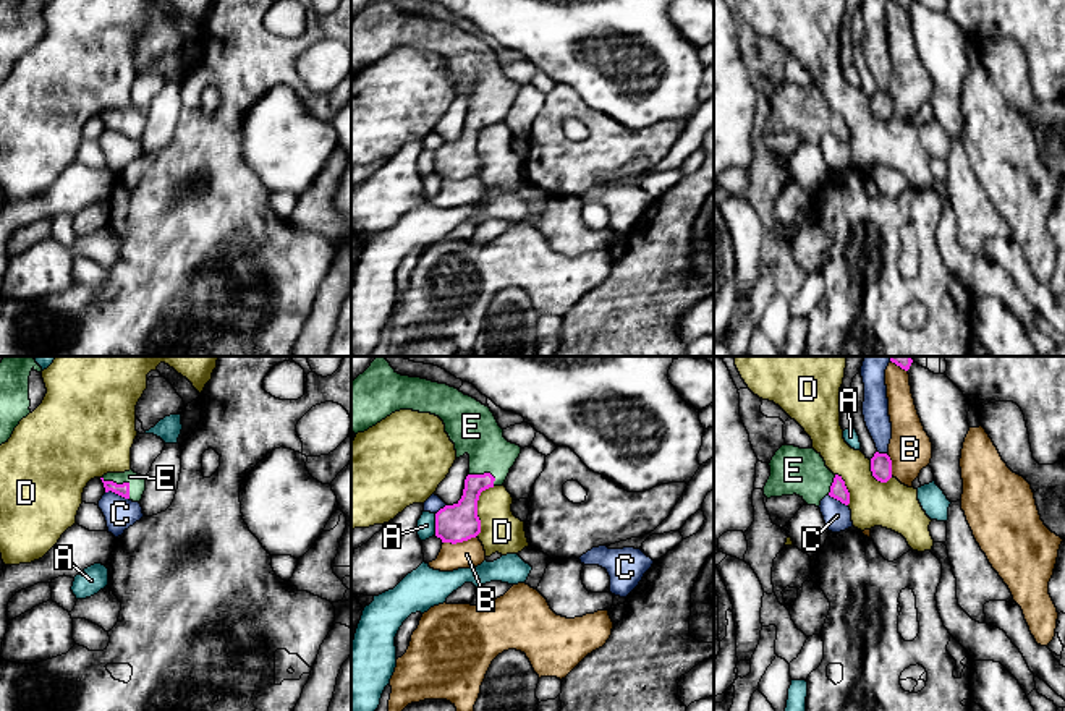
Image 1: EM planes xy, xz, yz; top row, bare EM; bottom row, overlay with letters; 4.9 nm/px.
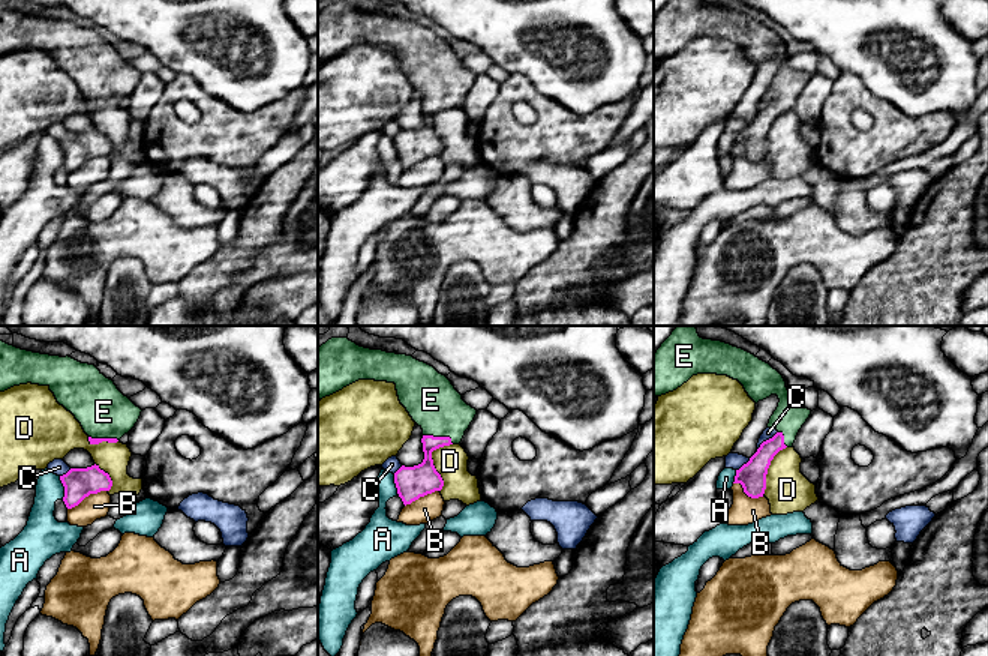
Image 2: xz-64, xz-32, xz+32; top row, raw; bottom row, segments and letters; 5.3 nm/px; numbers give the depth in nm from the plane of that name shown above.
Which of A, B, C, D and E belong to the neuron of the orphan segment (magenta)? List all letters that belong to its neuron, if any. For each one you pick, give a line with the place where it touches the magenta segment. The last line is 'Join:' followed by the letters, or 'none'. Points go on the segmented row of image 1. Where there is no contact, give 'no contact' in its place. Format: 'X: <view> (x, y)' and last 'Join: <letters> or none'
E: xy (123, 483)
Join: E

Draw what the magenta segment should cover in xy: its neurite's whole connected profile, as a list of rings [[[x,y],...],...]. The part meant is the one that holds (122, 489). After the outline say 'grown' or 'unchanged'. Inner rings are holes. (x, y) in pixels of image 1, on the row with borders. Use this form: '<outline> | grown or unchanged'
[[[133,470],[125,473],[107,473],[102,478],[105,492],[112,491],[133,502],[141,502],[146,491],[146,478]]] | grown

